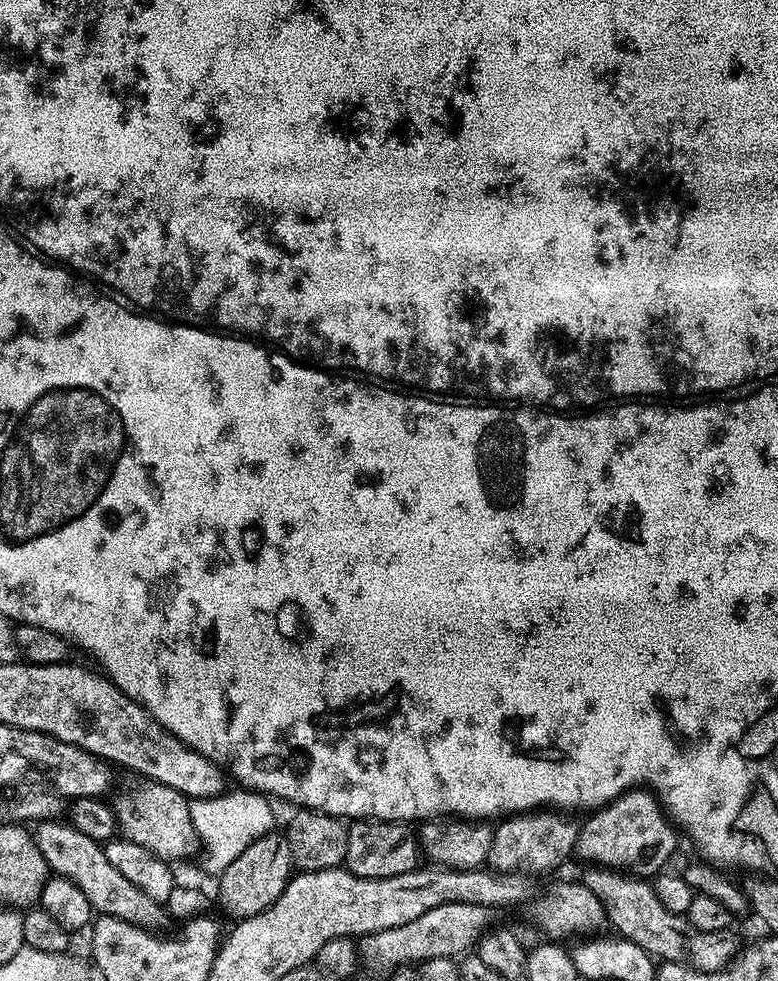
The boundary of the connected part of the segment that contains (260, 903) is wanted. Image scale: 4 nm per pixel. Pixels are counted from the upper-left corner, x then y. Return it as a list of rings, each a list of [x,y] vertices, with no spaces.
[[[273,830],[258,838],[218,876],[220,904],[230,915],[236,916],[237,921],[245,920],[247,916],[253,916],[270,907],[294,875],[287,835],[280,833],[279,836],[278,833],[279,831]]]

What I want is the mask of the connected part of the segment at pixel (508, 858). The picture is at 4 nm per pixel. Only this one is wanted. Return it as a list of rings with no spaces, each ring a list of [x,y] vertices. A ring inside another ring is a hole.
[[[533,810],[501,819],[493,827],[487,863],[498,872],[537,874],[556,868],[576,850],[580,824],[560,810]]]

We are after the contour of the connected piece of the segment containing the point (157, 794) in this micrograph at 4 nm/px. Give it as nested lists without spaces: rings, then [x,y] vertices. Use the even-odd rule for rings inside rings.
[[[144,782],[141,785],[141,788],[134,789],[129,796],[122,797],[114,804],[119,831],[158,858],[169,862],[182,859],[191,850],[192,842],[194,844],[194,833],[188,814],[189,797],[165,784]]]

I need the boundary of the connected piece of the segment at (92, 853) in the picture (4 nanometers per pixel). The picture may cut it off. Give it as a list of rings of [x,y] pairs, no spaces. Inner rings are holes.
[[[55,820],[37,823],[34,839],[38,850],[42,850],[42,858],[46,858],[49,869],[57,876],[65,876],[86,898],[90,898],[93,913],[100,916],[113,916],[122,922],[137,924],[140,928],[155,929],[162,913],[161,901],[149,898],[127,880],[115,866],[110,866],[110,858],[106,858],[104,844],[88,838],[74,828],[71,823]]]

